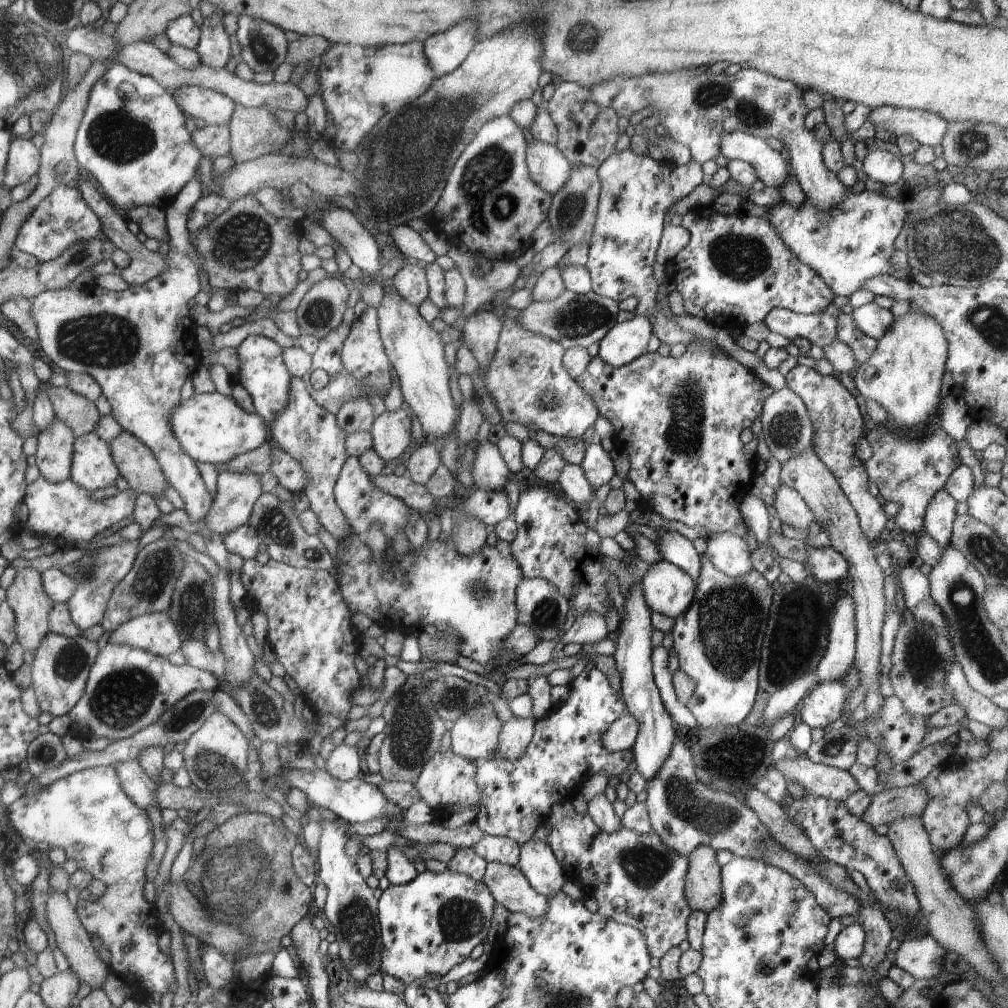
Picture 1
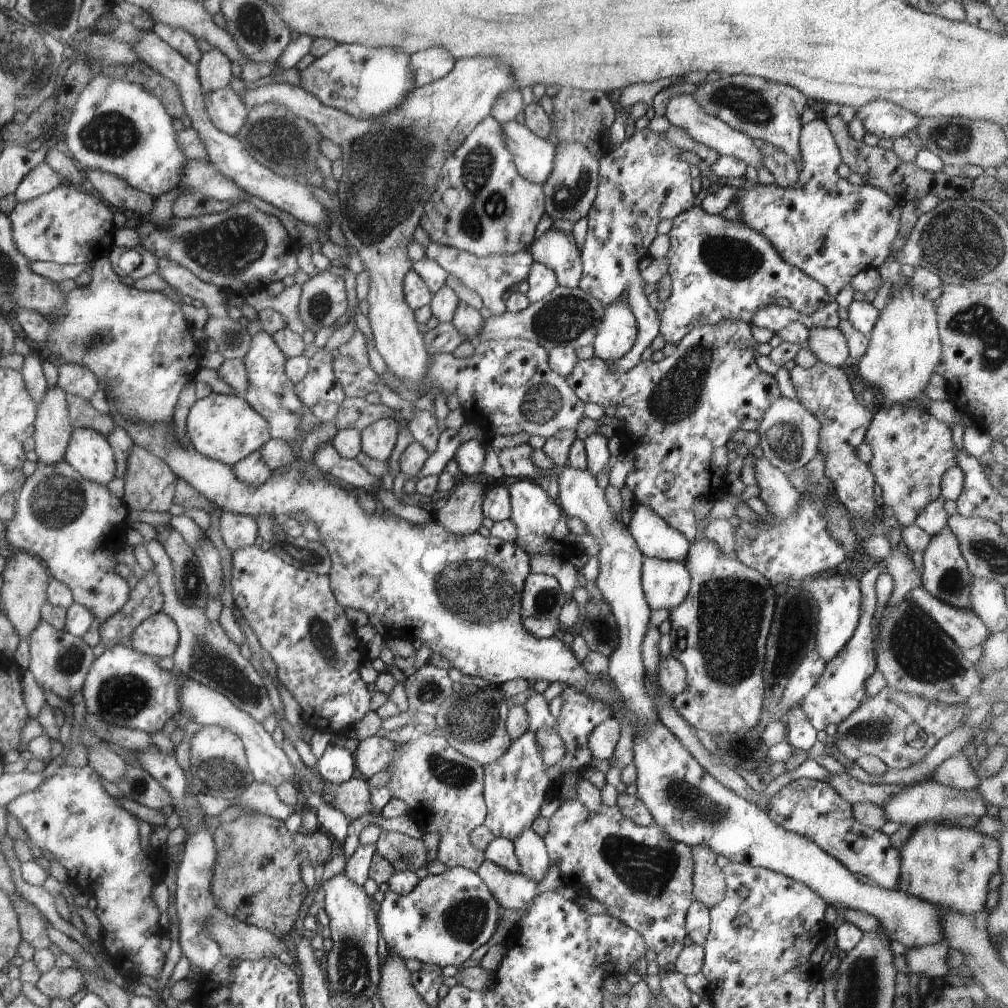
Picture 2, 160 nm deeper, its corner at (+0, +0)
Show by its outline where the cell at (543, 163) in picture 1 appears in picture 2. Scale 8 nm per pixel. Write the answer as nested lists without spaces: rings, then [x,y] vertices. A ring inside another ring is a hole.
[[[516,119],[502,123],[501,129],[518,174],[528,182],[542,184],[554,164],[555,144],[535,135]]]

